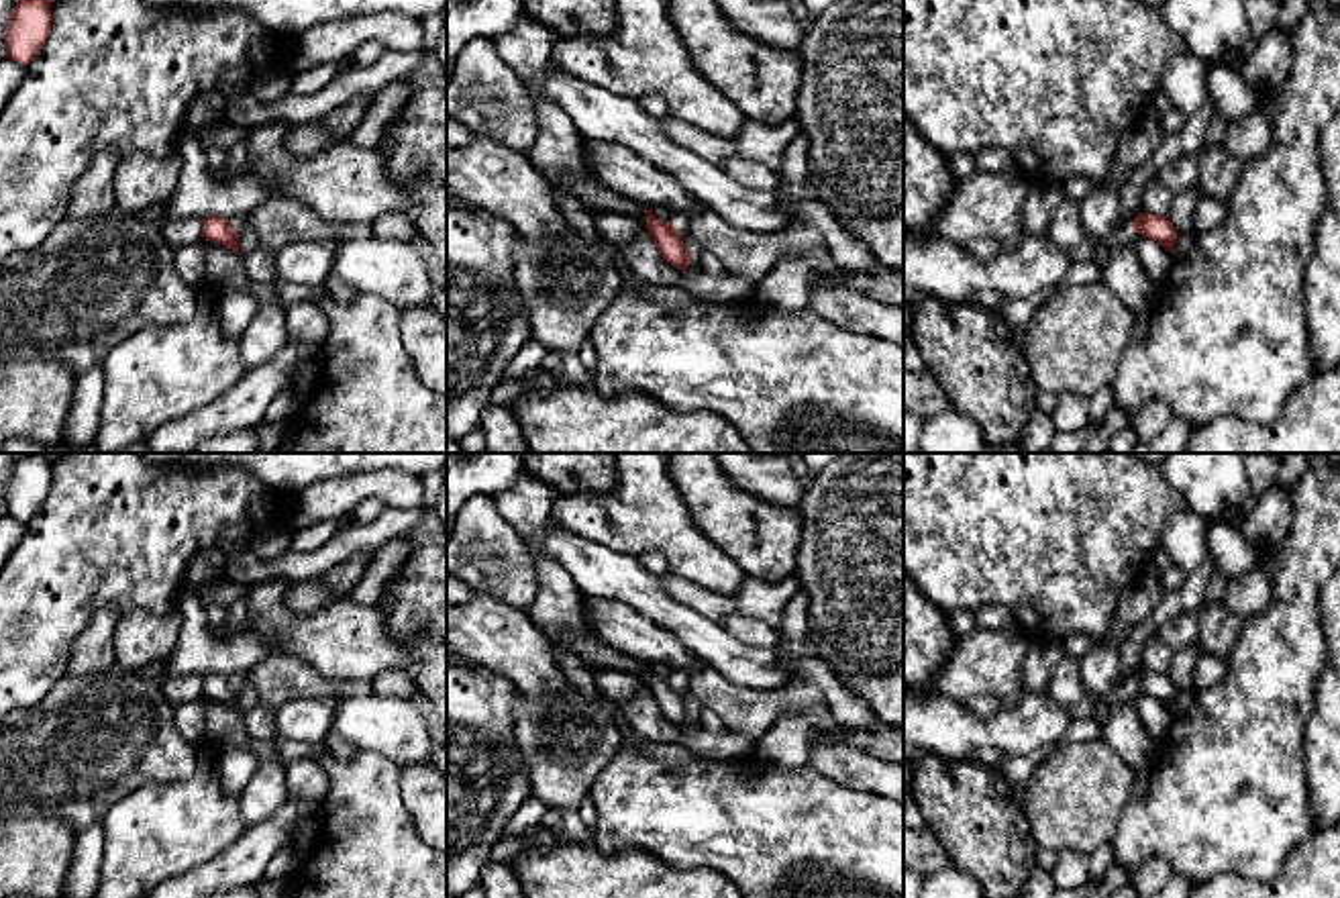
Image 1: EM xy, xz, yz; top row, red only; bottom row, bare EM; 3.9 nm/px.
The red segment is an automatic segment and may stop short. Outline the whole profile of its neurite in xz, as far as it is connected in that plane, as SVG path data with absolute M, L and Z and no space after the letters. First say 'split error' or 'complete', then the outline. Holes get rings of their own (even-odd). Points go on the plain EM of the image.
complete; M645 663L645 671L647 671L647 690L653 694L659 710L667 720L671 720L683 731L691 712L687 710L679 694L679 688L671 680L659 678L649 663Z

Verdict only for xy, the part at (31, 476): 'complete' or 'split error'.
complete

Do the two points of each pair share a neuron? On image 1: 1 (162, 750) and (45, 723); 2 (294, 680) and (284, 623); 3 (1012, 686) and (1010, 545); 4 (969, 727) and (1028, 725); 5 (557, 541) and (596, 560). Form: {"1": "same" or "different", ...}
{"1": "same", "2": "different", "3": "different", "4": "same", "5": "same"}

